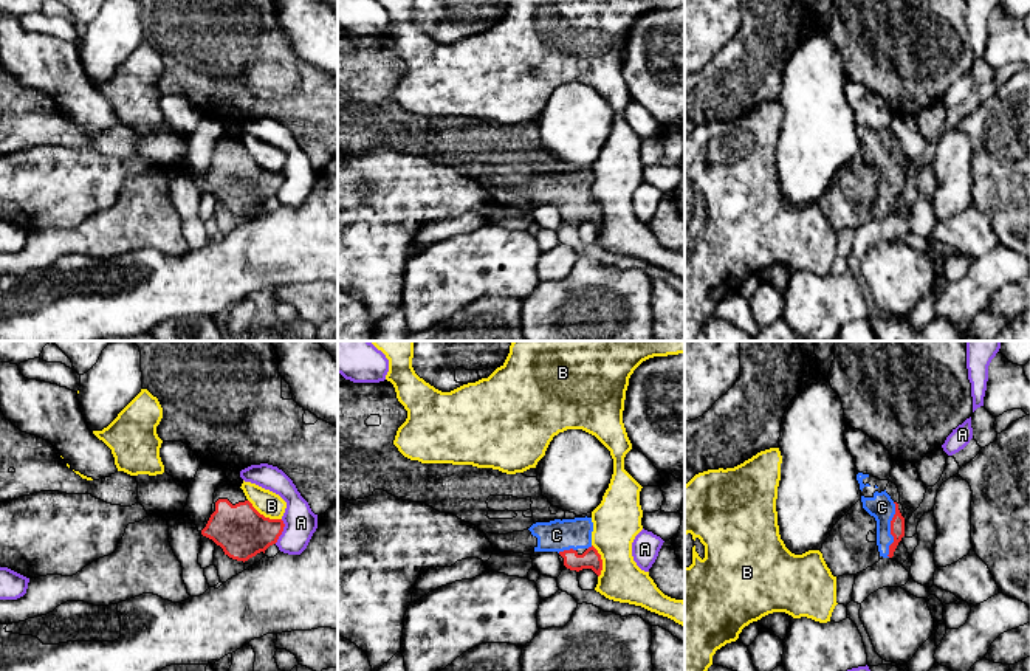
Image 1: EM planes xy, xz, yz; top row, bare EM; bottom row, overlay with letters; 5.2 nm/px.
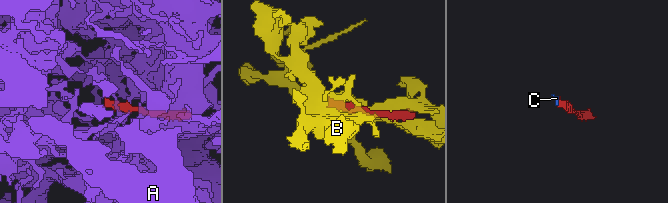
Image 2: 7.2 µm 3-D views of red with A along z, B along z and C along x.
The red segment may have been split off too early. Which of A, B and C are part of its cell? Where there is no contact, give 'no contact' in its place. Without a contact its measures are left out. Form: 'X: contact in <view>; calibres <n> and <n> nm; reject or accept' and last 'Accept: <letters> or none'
A: contact in xy; calibres 280 and 170 nm; reject
B: contact in xy; calibres 280 and 130 nm; reject
C: contact in yz; calibres 80 and 140 nm; accept
Accept: C

